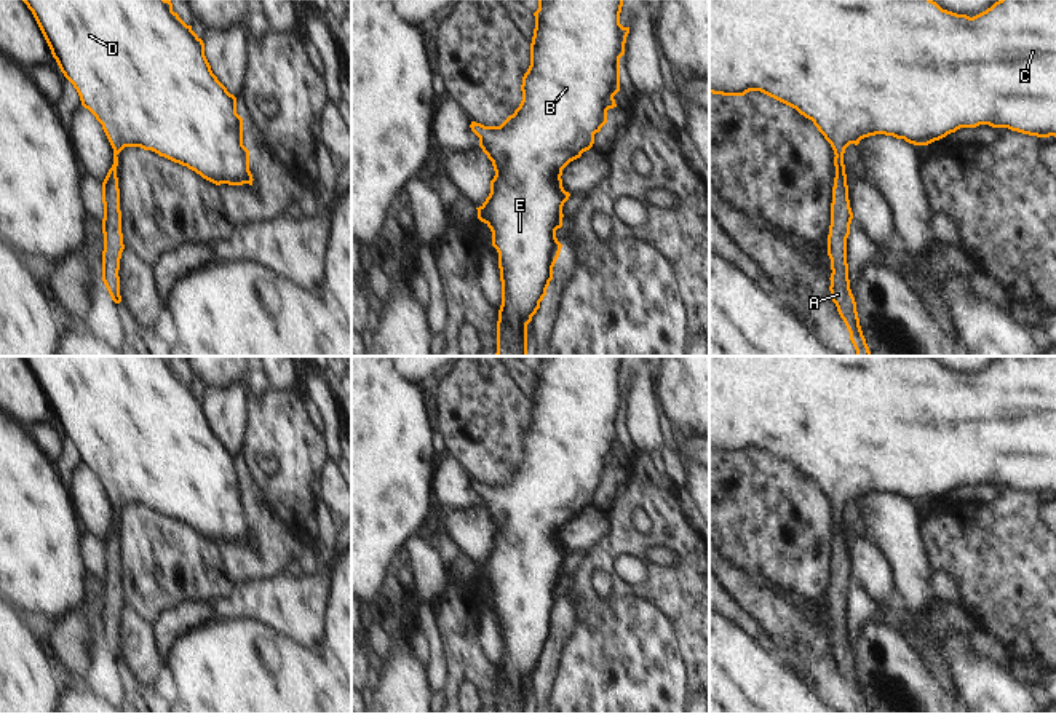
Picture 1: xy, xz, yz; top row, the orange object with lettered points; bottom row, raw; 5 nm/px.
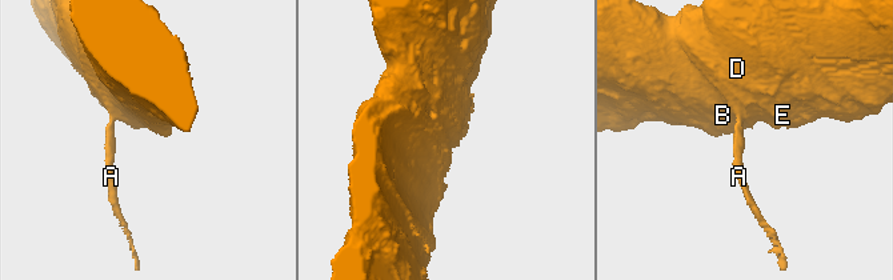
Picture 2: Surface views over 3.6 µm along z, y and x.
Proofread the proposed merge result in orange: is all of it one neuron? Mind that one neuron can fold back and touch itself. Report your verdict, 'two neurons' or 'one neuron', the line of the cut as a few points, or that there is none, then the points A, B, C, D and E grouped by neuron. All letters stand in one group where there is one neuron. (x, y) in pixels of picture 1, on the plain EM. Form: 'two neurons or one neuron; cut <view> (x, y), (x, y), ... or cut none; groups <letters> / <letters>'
one neuron; cut none; groups A B C D E

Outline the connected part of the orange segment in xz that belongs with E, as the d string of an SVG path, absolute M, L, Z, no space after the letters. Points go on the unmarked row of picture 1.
M538 356L519 465L500 484L470 482L495 529L489 554L476 565L498 610L502 663L494 714L527 714L527 682L546 653L562 605L556 588L570 554L562 545L562 527L593 505L607 468L617 465L620 415L629 391L620 382L621 364L623 356Z

